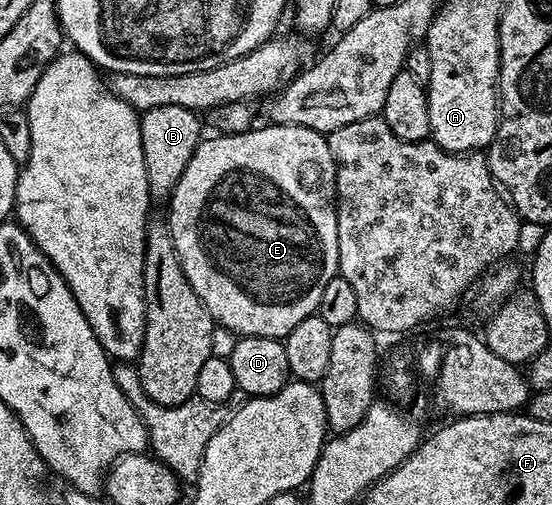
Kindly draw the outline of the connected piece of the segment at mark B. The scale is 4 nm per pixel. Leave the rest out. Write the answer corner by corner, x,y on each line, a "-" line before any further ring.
159,105
140,115
140,141
144,145
144,169
148,173
148,189
151,200
169,200
176,189
192,153
196,153
199,143
204,138
199,112
184,109
180,105

